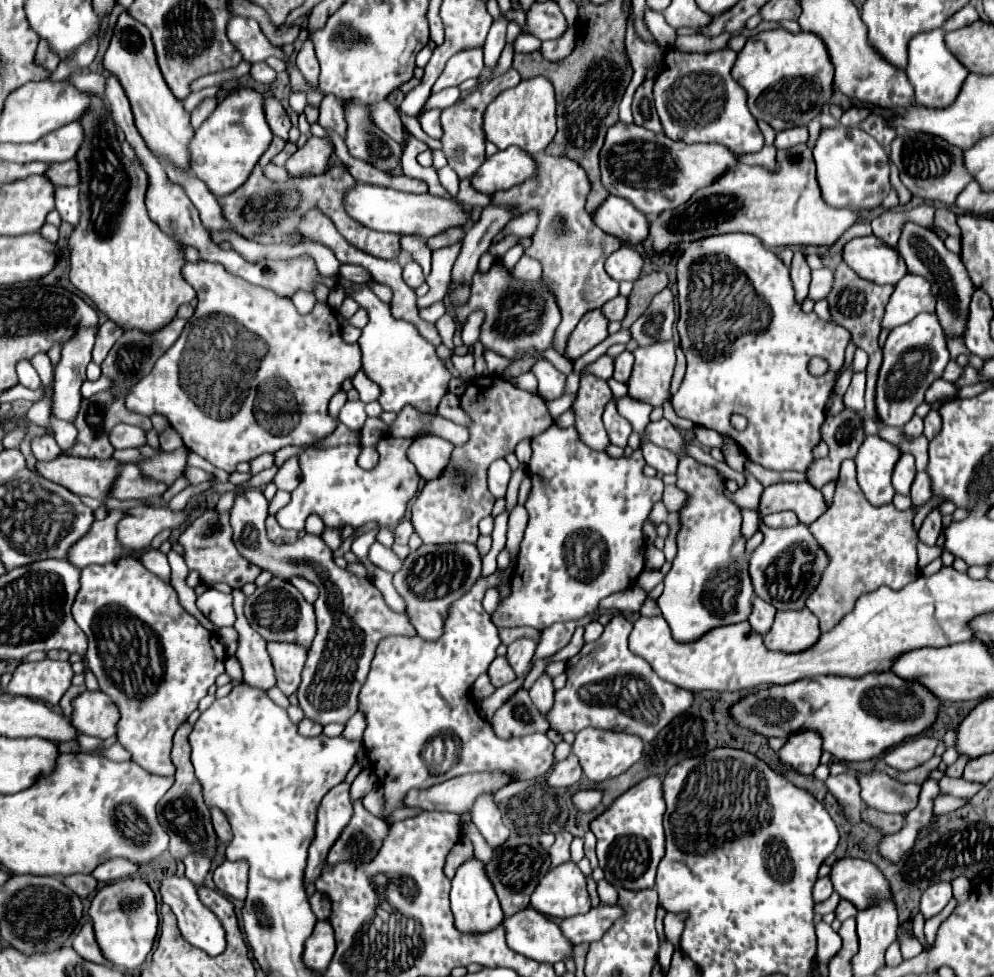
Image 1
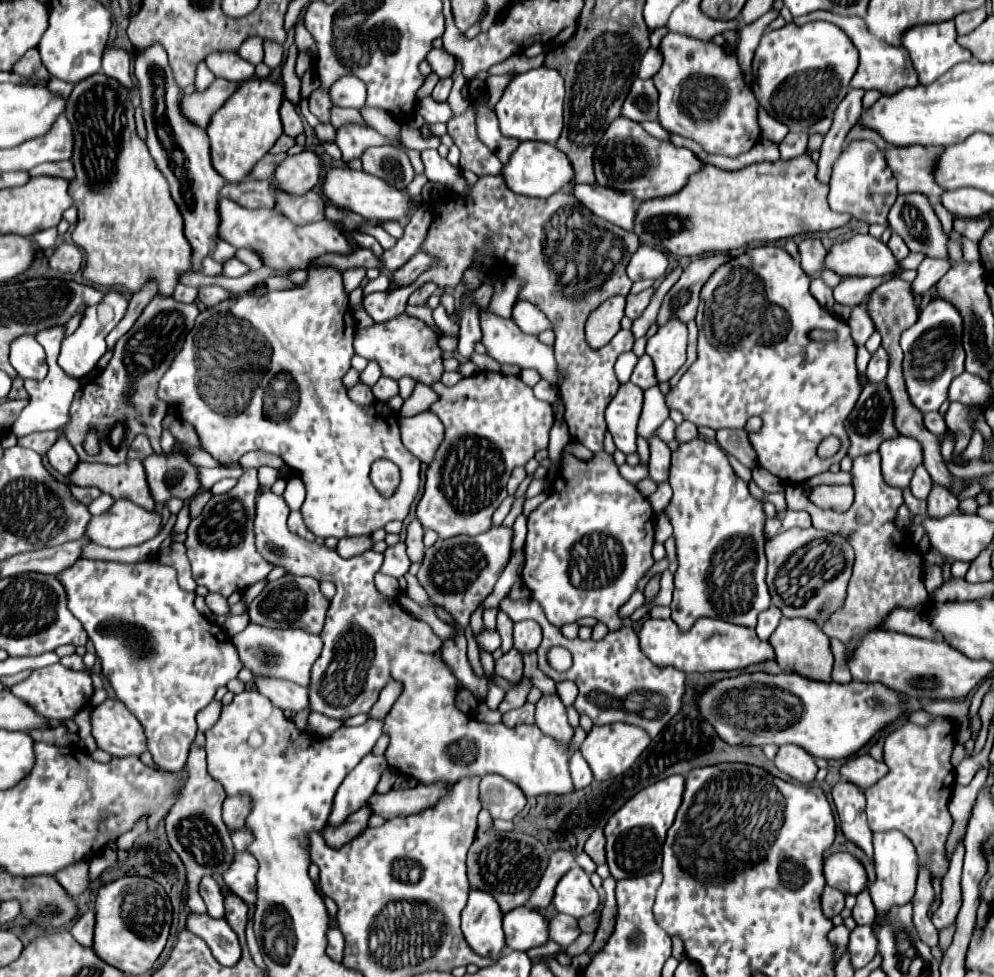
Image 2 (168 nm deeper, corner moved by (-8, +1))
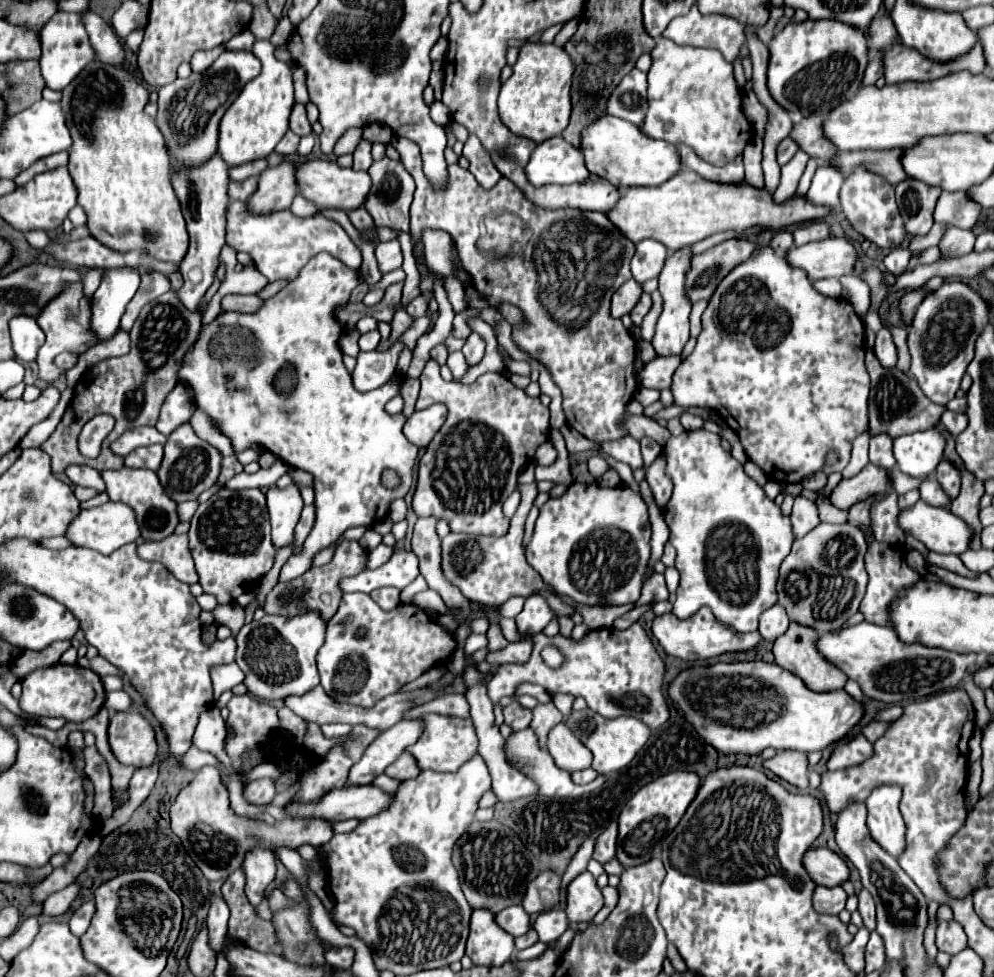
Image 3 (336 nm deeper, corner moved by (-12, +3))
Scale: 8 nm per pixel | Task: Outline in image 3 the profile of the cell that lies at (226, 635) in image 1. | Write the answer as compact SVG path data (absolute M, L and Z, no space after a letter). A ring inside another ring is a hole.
M308 611L292 619L264 615L258 621L246 623L236 635L236 663L246 673L244 685L248 687L248 691L262 701L274 701L288 697L288 693L302 695L314 689L320 683L316 655L318 649L324 645L324 633L326 623L314 611Z

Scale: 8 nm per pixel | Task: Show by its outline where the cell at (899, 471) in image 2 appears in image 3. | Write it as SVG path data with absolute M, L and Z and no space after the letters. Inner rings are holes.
M936 429L918 431L894 439L894 459L902 473L910 477L926 477L934 473L942 461L944 437Z

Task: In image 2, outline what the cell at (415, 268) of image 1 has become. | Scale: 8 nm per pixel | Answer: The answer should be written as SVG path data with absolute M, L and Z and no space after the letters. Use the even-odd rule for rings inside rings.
M426 283L422 289L418 289L418 291L414 291L414 293L410 295L408 305L426 305L428 297L430 297L434 291L436 291L436 285L434 285L434 283Z

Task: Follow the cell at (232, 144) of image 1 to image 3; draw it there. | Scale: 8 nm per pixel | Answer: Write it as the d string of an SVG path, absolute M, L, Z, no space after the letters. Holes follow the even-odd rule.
M256 41L254 55L262 61L262 73L254 77L238 95L238 99L226 109L220 121L220 141L218 151L228 167L238 167L262 157L268 157L278 141L288 131L288 117L294 105L292 71L288 63L274 57L274 45L270 41Z

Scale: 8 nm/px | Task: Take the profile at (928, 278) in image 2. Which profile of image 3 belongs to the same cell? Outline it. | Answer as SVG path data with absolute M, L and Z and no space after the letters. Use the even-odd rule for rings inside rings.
M950 227L938 245L940 253L942 253L940 259L954 259L954 257L964 257L964 255L972 253L975 240L976 235L973 231Z

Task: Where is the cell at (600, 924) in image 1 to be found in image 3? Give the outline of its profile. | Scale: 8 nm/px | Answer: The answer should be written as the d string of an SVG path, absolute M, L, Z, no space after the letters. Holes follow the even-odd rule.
M550 909L546 913L540 913L538 919L534 921L534 929L536 929L540 941L546 945L556 941L568 927L570 927L568 915L562 909Z

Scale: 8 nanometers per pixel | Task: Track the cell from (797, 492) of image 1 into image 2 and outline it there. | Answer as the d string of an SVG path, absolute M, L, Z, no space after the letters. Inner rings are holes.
M818 485L810 493L810 501L822 509L832 511L848 511L854 503L854 487L852 485Z

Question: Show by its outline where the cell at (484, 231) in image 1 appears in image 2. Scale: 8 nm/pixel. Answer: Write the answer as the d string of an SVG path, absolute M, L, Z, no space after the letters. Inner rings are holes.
M466 305L462 319L460 319L460 339L458 339L458 353L464 359L470 359L474 353L476 343L482 339L482 329L478 327L478 307Z

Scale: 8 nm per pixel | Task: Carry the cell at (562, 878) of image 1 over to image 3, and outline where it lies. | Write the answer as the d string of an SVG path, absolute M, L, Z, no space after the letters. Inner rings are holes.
M584 871L566 887L566 915L570 921L590 921L604 905L596 879Z

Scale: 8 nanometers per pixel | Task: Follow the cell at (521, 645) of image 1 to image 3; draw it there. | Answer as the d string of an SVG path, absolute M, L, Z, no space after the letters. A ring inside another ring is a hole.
M538 595L528 597L524 603L522 613L516 617L516 627L520 635L536 635L540 633L548 621L554 617L554 613L550 611L550 607L546 605L546 601Z

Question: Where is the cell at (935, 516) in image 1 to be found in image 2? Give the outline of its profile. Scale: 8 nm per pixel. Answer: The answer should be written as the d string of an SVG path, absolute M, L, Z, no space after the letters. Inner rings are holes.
M938 483L932 485L932 491L928 495L928 517L946 517L950 513L956 513L958 505L960 501L954 493Z

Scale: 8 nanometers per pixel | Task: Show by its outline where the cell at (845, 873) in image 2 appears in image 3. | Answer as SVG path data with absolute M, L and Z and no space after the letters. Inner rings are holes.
M810 849L804 857L804 865L816 885L836 887L850 879L850 869L844 857L830 849Z

